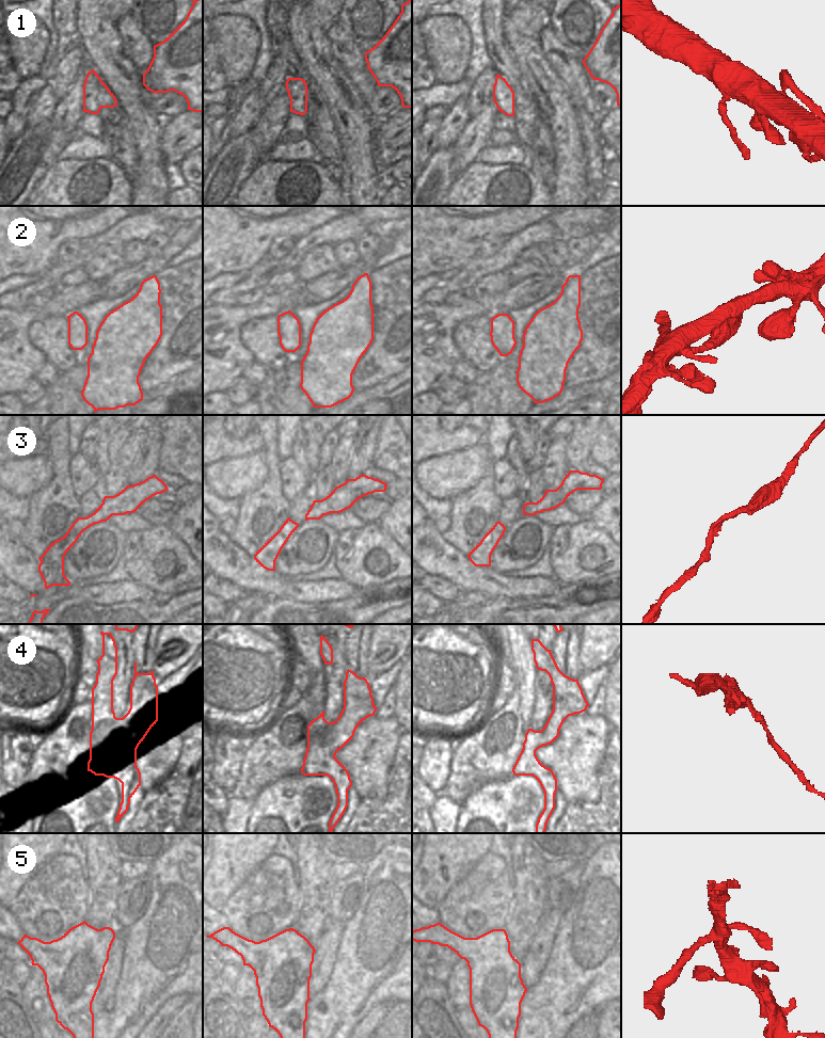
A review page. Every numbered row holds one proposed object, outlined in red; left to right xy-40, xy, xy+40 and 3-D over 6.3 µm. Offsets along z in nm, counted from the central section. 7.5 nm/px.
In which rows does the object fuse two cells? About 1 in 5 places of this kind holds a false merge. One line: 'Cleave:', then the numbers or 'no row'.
Cleave: 4

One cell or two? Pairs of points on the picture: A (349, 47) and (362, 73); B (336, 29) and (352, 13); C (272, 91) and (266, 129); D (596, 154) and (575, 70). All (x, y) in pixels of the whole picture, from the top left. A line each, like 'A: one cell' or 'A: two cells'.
A: one cell
B: two cells
C: two cells
D: one cell

